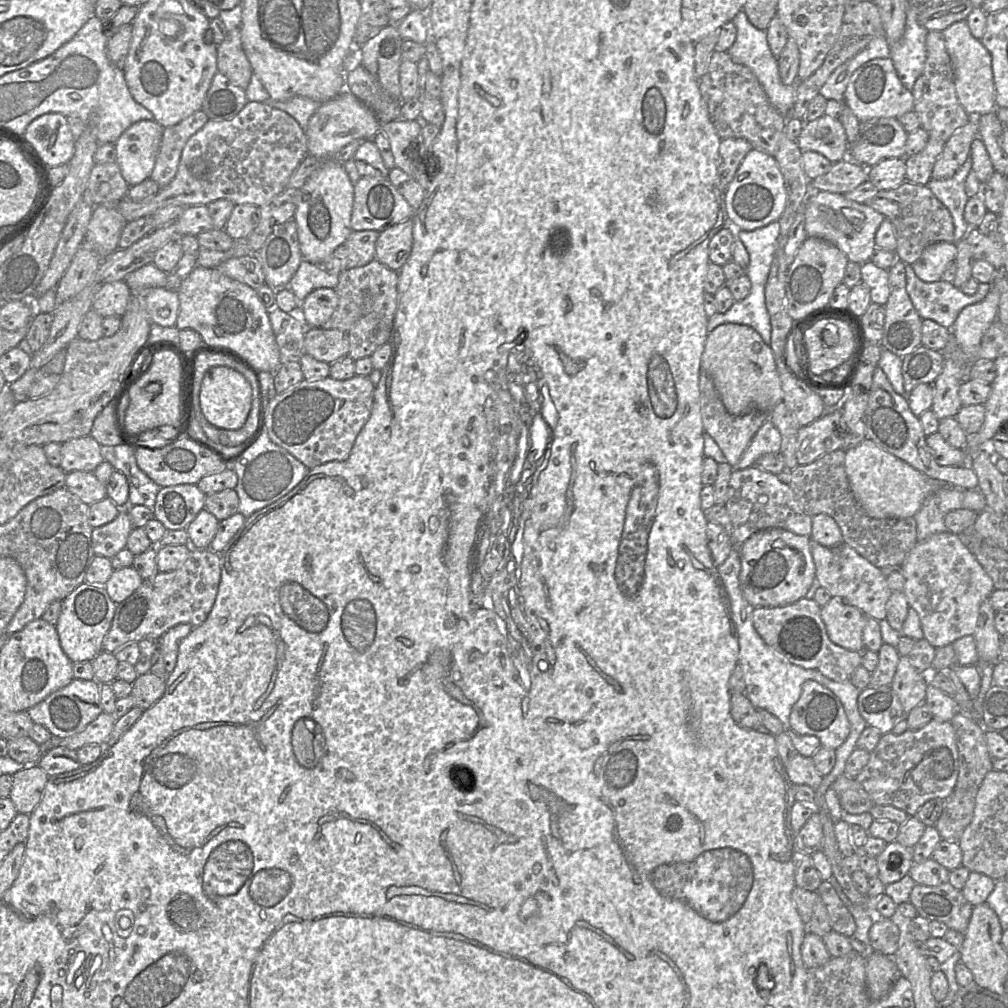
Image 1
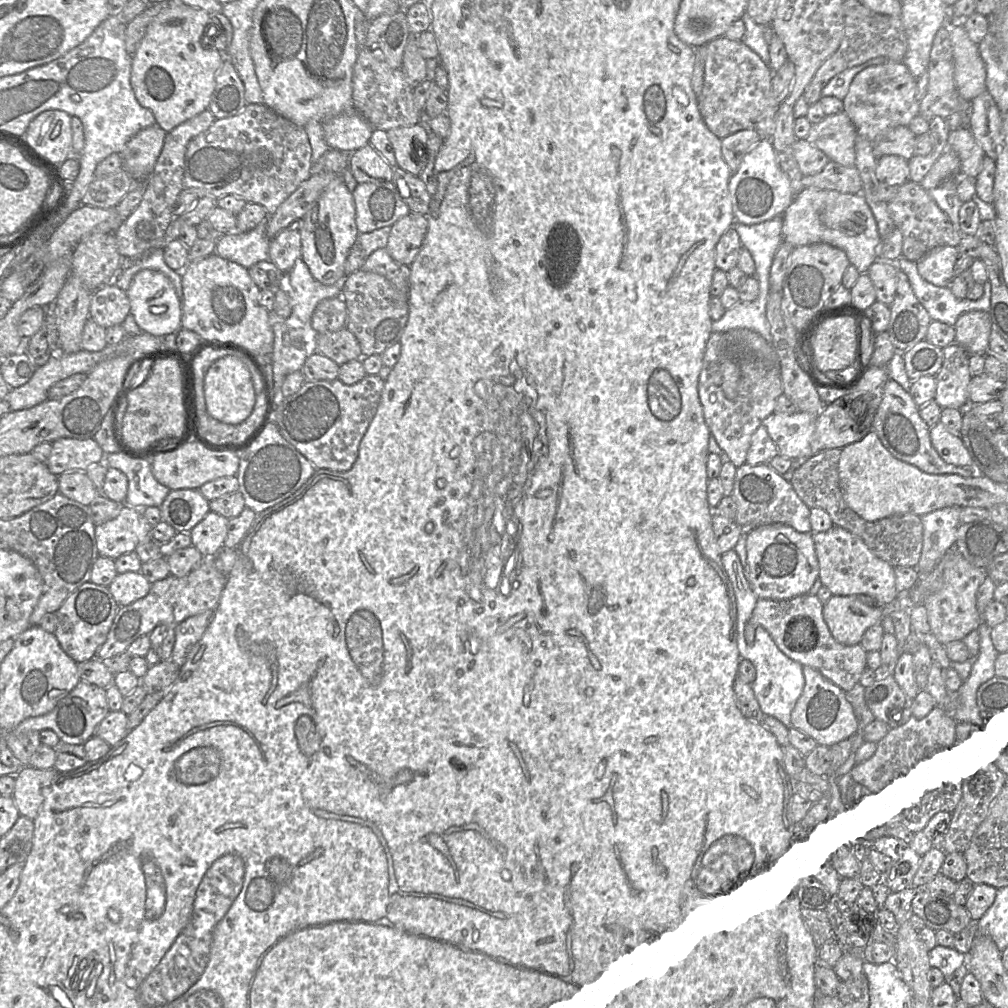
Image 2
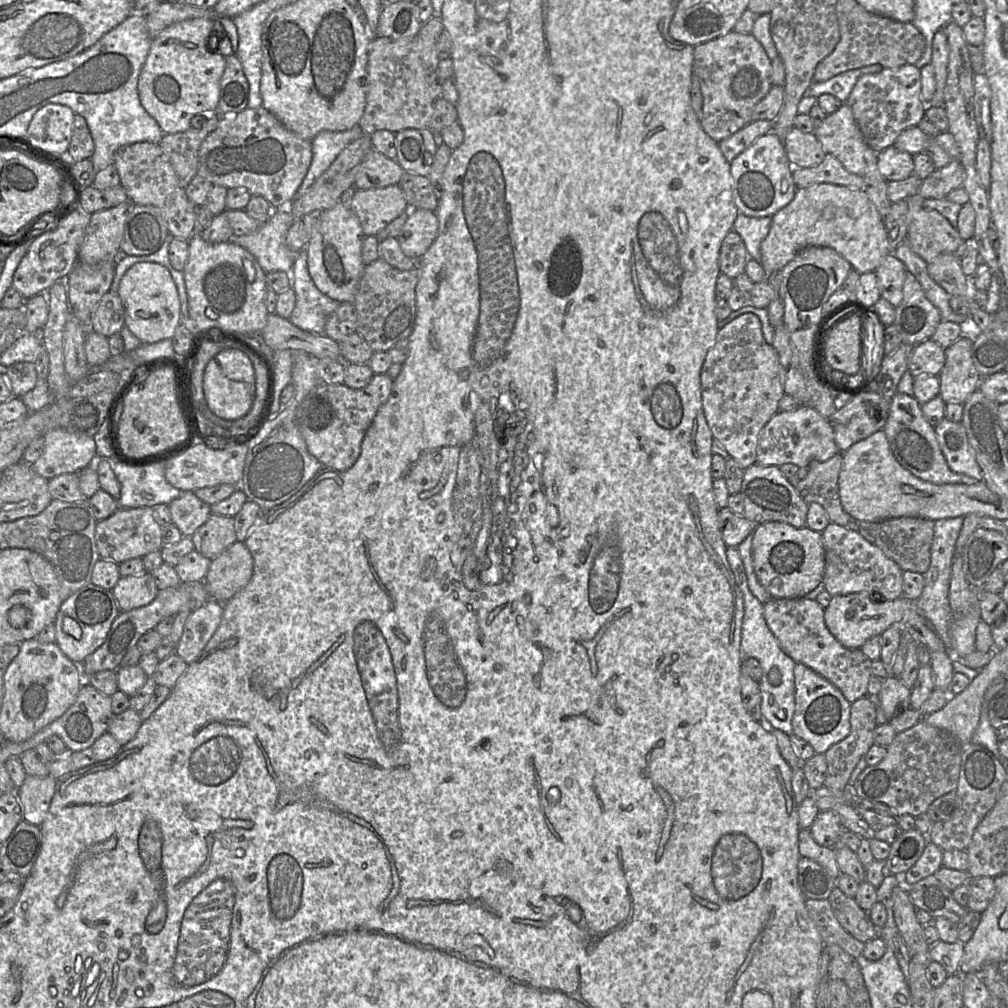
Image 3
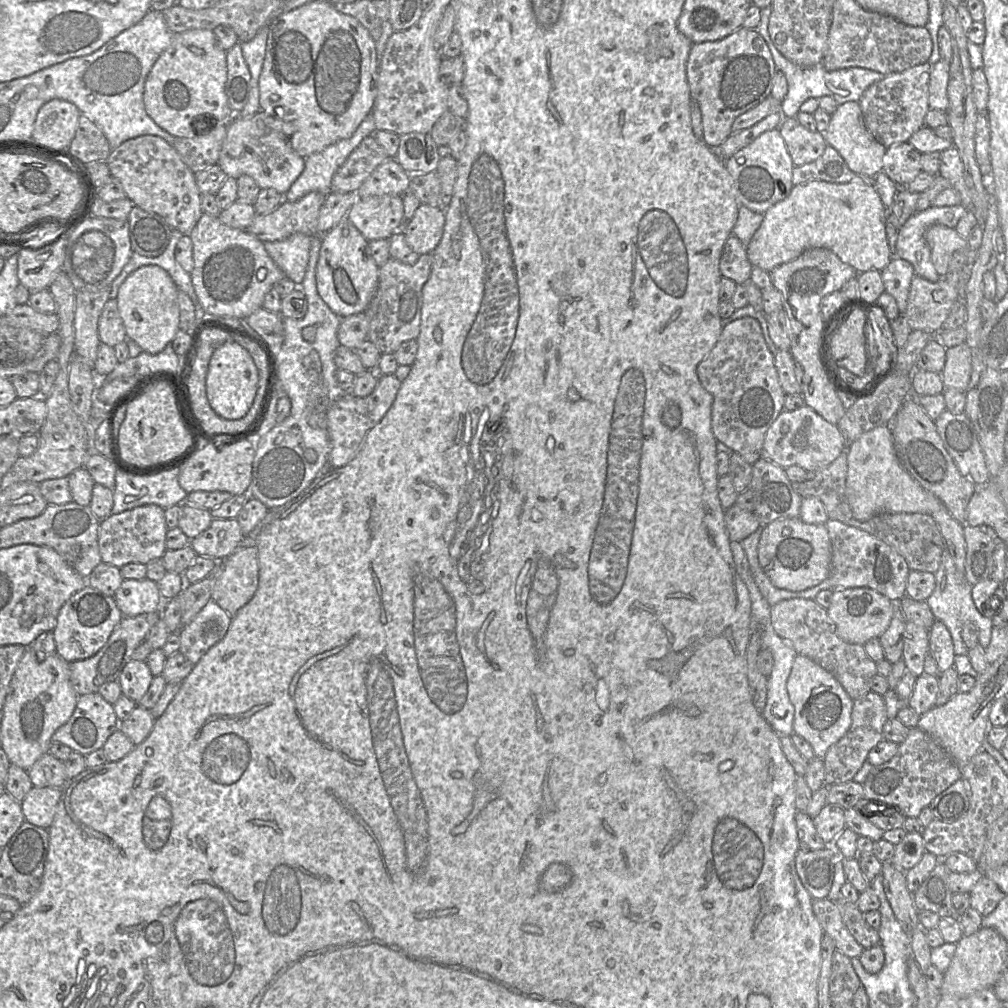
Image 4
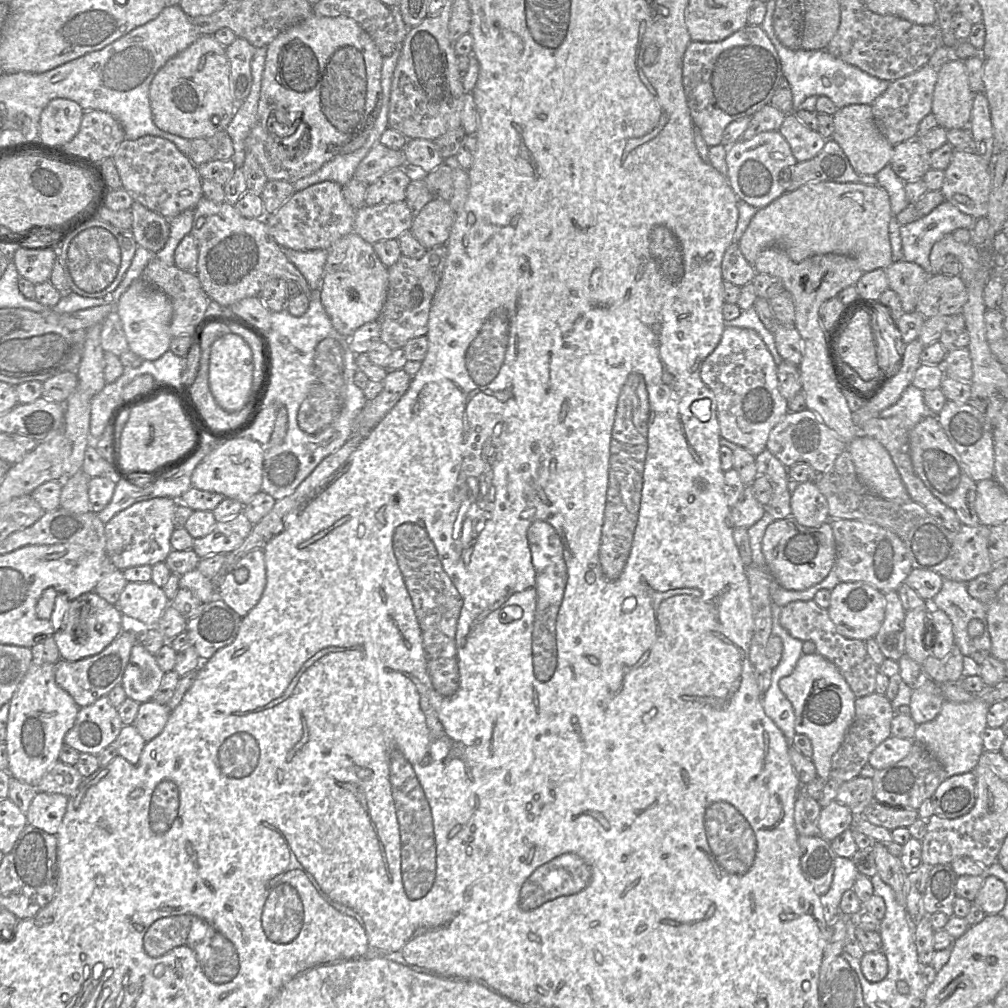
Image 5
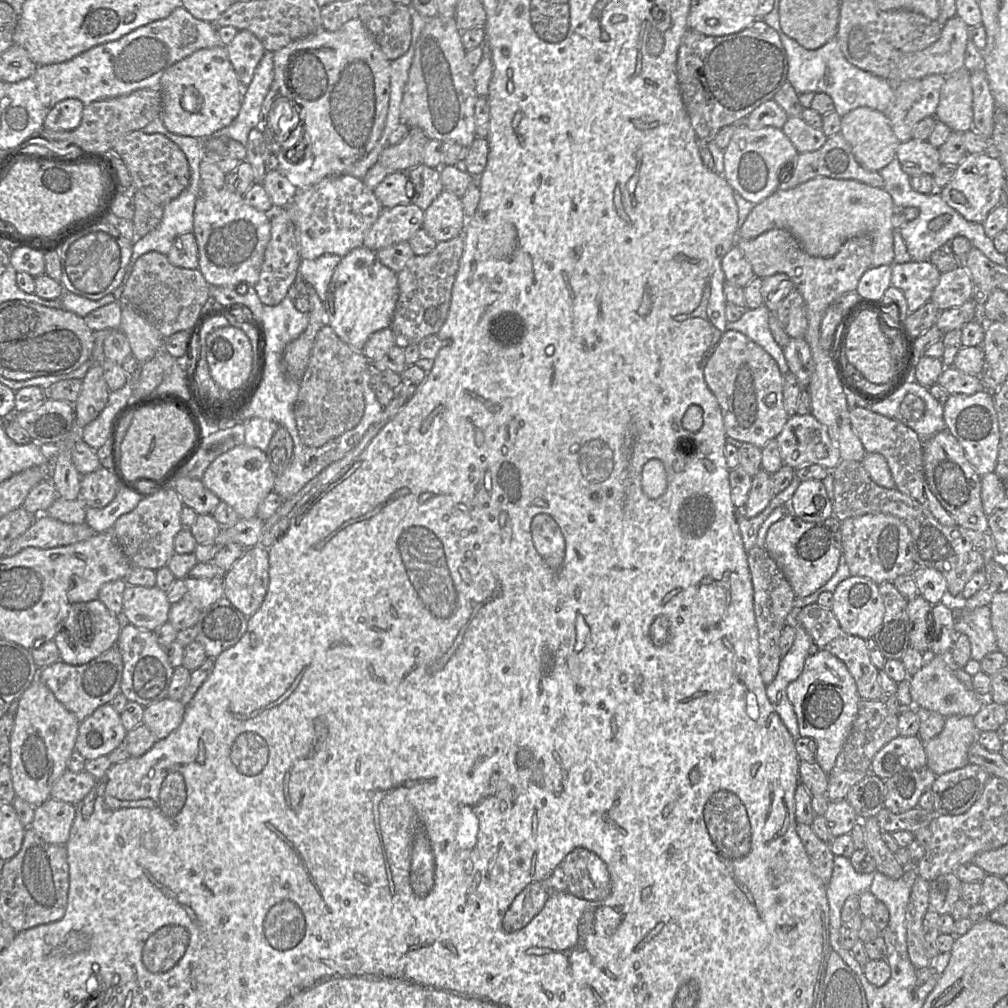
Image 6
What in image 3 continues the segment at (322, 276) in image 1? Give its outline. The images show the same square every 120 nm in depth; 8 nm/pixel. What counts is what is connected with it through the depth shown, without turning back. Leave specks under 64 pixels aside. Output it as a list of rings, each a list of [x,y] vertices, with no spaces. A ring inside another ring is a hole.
[[[305,249],[296,253],[290,273],[296,303],[288,320],[306,332],[324,334],[327,317],[336,311],[341,302],[331,299],[316,287],[308,271]]]

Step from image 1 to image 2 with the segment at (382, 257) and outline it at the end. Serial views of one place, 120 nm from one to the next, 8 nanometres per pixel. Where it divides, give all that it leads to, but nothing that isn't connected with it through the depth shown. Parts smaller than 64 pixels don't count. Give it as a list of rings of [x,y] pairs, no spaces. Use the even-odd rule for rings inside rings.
[[[409,212],[391,226],[386,249],[399,264],[410,266],[421,249],[428,230],[425,215]]]

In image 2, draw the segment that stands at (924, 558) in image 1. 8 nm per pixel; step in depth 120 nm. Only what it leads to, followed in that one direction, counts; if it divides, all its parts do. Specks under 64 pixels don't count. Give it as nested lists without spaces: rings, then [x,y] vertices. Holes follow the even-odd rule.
[[[954,545],[951,559],[946,563],[943,572],[942,588],[924,602],[931,633],[938,642],[948,645],[951,642],[962,641],[981,625],[982,620],[977,611],[977,592],[986,577],[988,577],[986,571],[973,567]]]

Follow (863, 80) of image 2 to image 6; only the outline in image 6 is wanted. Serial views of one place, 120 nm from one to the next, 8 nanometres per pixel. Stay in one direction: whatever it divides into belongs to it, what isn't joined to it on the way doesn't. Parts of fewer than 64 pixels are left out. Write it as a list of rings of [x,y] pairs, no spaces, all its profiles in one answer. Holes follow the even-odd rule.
[[[933,74],[895,86],[895,99],[885,115],[900,143],[913,138],[914,128],[921,120],[935,117],[945,78],[943,75]]]

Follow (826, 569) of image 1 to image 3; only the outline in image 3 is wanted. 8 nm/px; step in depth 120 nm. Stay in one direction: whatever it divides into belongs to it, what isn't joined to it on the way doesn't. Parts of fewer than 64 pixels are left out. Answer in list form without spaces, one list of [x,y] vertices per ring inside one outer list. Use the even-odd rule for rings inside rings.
[[[829,523],[822,533],[825,550],[823,583],[832,596],[867,592],[876,602],[895,600],[902,596],[902,569],[878,547],[859,533],[835,523]]]

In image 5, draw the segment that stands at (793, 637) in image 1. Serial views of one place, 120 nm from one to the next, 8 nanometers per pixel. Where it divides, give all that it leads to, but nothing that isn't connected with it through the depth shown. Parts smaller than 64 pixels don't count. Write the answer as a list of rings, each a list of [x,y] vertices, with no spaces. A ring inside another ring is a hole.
[[[814,600],[793,601],[782,607],[780,624],[792,637],[802,642],[814,642],[816,653],[837,667],[857,698],[875,692],[878,666],[875,665],[866,650],[866,641],[847,639],[840,635],[830,619],[827,609],[818,606]]]

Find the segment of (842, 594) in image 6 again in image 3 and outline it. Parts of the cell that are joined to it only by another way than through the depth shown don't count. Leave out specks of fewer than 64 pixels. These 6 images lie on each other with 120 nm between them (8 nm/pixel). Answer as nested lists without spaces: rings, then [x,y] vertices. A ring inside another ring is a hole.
[[[867,592],[833,596],[825,608],[824,620],[832,635],[847,648],[860,648],[870,638],[881,635],[891,625],[902,625],[903,617],[917,609],[917,600],[899,597],[895,600],[876,602]]]

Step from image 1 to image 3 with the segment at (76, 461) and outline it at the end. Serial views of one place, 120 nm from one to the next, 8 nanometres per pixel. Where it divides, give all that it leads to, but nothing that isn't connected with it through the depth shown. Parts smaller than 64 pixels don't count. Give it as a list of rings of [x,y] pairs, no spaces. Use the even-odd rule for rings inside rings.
[[[56,429],[56,430],[51,430],[49,432],[47,432],[44,436],[44,450],[43,450],[43,453],[42,455],[31,465],[32,469],[40,476],[46,478],[46,479],[52,479],[56,476],[59,476],[61,474],[69,474],[69,473],[77,473],[79,472],[80,470],[84,469],[85,467],[88,467],[90,464],[94,464],[95,461],[97,459],[103,459],[103,458],[97,458],[97,455],[96,455],[96,445],[95,445],[95,442],[94,442],[94,439],[93,437],[90,437],[90,436],[86,436],[86,435],[77,435],[77,434],[72,434],[72,433],[69,433],[69,432],[66,432],[66,431],[63,431],[63,430],[59,430],[59,429]]]

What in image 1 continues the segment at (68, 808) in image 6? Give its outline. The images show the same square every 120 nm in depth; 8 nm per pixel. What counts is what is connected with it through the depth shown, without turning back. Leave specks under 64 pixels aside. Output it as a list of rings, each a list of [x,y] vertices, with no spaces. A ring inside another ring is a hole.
[[[38,764],[26,765],[12,775],[9,798],[18,813],[30,815],[39,804],[49,775]]]

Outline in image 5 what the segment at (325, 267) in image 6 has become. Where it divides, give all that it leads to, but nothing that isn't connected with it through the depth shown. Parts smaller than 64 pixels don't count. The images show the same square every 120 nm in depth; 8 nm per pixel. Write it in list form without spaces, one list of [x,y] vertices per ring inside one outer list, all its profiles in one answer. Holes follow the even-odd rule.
[[[284,249],[288,260],[301,272],[311,290],[321,290],[328,249],[298,251]]]

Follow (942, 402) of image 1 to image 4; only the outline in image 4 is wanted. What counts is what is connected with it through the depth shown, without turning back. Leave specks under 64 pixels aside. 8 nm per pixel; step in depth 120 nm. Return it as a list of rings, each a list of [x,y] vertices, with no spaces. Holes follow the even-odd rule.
[[[965,342],[946,348],[946,362],[941,372],[944,390],[955,388],[959,391],[966,391],[971,371],[971,350]]]

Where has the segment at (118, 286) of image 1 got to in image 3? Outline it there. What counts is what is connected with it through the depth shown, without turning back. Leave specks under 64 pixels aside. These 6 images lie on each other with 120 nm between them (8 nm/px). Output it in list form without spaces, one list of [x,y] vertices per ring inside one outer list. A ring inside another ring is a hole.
[[[109,290],[94,309],[92,330],[108,338],[119,333],[123,326],[124,306],[118,293]]]

